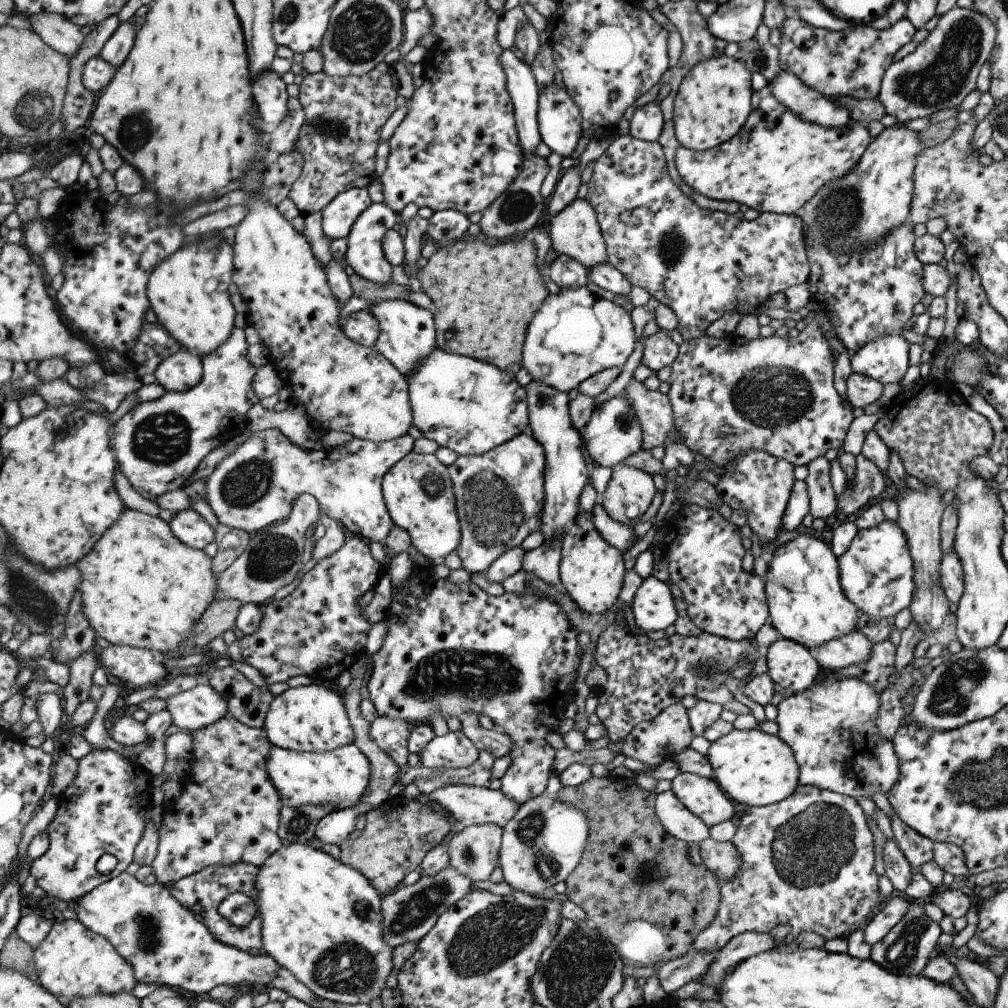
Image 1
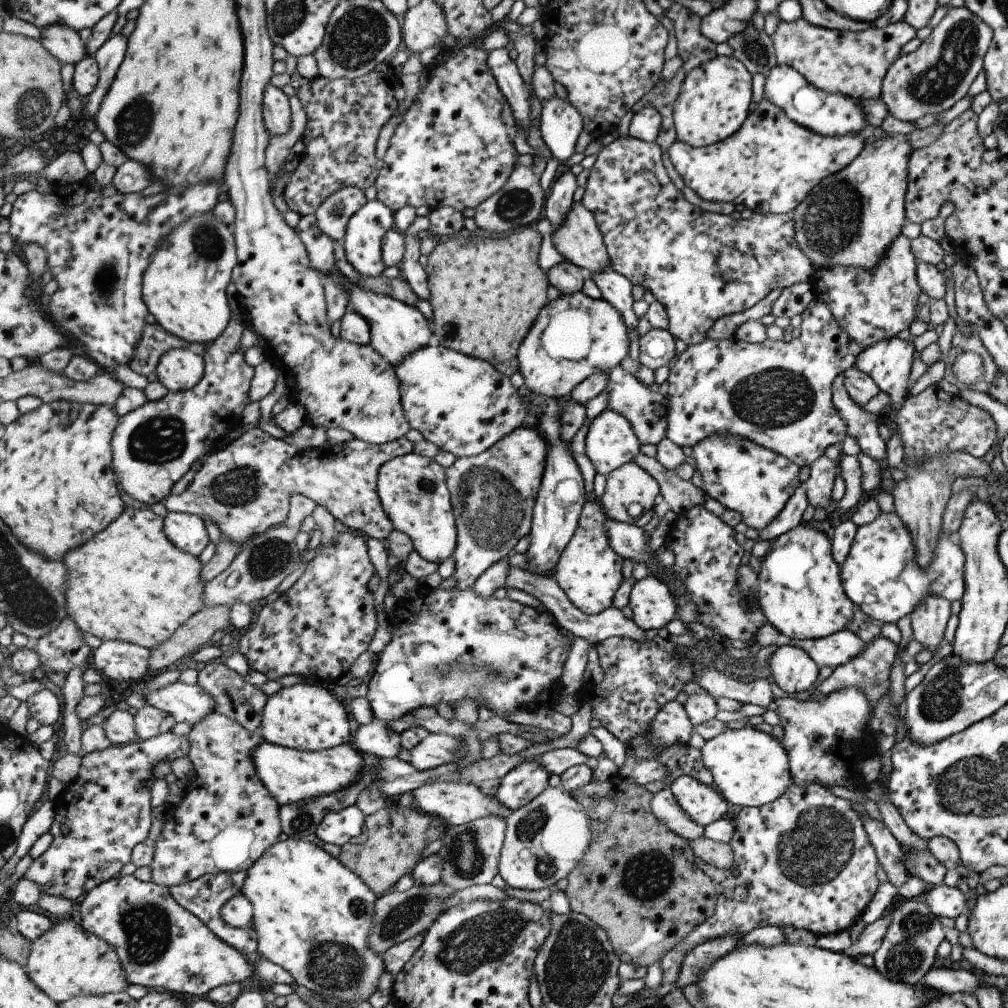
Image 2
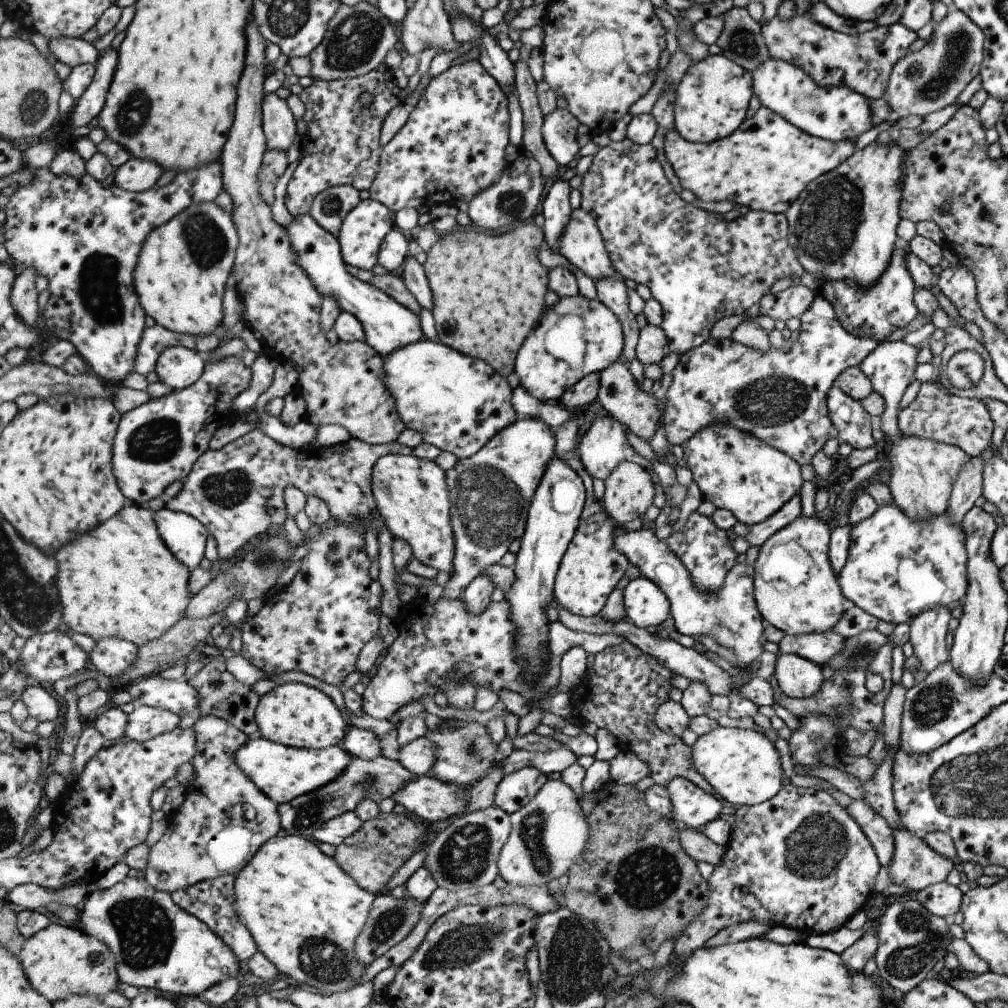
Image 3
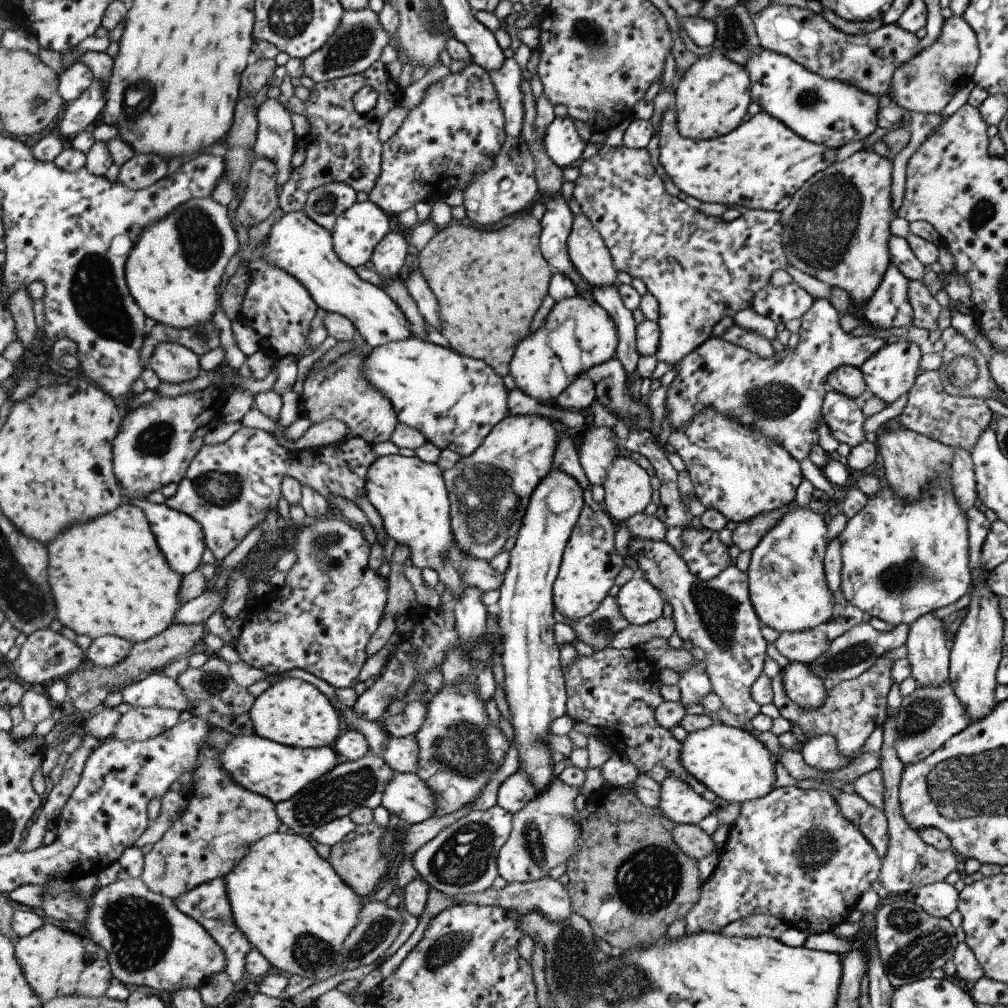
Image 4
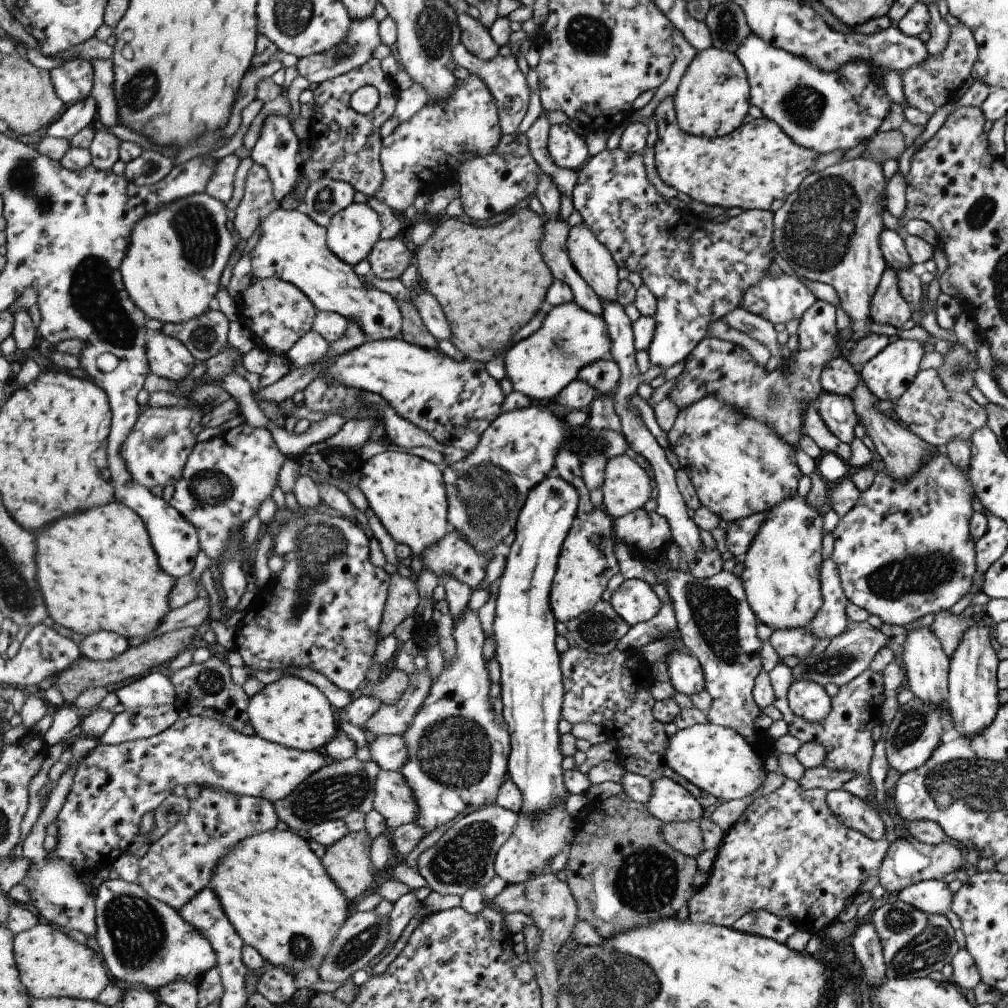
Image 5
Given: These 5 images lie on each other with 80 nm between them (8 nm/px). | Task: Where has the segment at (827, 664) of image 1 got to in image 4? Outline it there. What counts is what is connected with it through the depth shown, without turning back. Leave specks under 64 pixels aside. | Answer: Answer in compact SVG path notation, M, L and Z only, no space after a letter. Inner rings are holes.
M825 624L799 632L779 633L772 643L788 661L799 661L807 665L829 648L830 641L825 637L824 628Z

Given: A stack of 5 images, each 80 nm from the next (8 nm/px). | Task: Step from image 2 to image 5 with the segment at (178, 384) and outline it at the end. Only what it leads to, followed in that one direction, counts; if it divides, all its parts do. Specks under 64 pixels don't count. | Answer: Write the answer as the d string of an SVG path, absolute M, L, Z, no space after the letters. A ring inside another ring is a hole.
M151 332L148 341L148 357L153 373L180 383L191 372L197 360L189 347L165 333Z

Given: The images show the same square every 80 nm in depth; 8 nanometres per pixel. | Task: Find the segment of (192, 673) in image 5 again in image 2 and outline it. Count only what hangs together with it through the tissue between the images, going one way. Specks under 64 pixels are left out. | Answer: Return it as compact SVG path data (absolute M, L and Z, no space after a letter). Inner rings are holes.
M211 660L199 667L197 682L216 698L214 712L235 719L239 724L246 726L249 730L262 730L263 713L267 701L269 701L270 698L267 693L264 694L257 686L245 682L239 672L235 672L235 670L232 670L229 666L221 664L219 660Z

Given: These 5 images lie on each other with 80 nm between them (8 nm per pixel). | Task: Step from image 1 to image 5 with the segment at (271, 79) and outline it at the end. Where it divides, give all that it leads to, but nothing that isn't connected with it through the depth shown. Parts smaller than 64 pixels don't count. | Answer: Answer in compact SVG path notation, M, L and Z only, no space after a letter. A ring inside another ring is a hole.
M270 114L263 120L259 138L252 148L251 158L253 162L262 164L269 171L274 184L274 193L279 202L283 201L289 193L293 193L298 183L303 167L299 155L302 146L289 116Z

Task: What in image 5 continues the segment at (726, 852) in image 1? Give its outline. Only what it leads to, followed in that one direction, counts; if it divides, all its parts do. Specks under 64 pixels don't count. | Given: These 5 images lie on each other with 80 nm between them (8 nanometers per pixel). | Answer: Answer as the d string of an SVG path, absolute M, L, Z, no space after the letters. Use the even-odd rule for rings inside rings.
M697 821L667 823L662 831L664 839L681 854L696 857L704 850Z

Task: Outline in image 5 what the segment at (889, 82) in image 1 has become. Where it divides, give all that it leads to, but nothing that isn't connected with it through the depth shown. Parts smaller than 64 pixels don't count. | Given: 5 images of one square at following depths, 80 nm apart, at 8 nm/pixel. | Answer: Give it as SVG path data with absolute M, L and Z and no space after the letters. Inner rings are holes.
M962 22L949 26L949 36L941 54L927 55L919 64L901 71L901 86L904 102L919 112L931 114L946 102L954 101L957 90L970 76L977 51L972 32Z

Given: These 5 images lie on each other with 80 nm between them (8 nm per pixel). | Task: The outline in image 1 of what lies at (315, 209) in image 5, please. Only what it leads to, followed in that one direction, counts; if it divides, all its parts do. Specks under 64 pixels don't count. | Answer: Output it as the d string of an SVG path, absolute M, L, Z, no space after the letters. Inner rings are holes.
M368 187L338 194L338 197L322 210L324 234L331 239L348 238L355 222L373 203L374 199Z

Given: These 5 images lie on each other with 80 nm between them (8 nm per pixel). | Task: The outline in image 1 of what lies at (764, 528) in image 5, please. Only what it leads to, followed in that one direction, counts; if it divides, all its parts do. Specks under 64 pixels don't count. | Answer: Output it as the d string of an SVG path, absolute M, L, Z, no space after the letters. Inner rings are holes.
M798 534L795 539L774 548L767 562L767 580L764 582L767 622L775 627L781 638L791 639L807 649L814 649L856 630L859 610L843 596L838 581L836 556L831 552L829 544L808 535Z

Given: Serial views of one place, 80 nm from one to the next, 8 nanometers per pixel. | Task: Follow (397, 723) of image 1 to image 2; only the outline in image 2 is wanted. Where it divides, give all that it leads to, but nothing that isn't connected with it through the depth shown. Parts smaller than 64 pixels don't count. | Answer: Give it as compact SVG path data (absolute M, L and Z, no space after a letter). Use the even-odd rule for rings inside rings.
M377 719L366 725L355 726L351 744L363 753L371 753L381 759L397 759L404 746L402 733L395 732L387 721Z

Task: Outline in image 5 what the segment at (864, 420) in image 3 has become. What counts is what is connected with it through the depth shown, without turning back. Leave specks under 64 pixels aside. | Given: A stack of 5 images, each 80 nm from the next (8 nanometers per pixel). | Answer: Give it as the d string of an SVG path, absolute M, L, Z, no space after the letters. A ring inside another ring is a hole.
M828 392L819 393L815 410L829 432L841 443L849 444L855 438L853 428L858 424L858 416L849 397Z

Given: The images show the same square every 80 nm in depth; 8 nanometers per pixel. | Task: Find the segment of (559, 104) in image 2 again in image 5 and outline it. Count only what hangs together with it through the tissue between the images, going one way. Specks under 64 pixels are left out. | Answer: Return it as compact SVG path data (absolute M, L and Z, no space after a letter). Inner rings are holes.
M554 124L550 130L548 149L551 158L560 166L579 171L587 164L589 148L569 124Z

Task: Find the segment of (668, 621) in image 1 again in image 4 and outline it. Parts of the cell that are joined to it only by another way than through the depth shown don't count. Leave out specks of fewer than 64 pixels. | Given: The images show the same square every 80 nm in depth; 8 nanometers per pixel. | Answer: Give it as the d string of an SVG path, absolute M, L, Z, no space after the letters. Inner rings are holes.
M635 575L617 594L617 600L631 625L645 626L659 621L665 610L665 602L658 587L642 575Z

